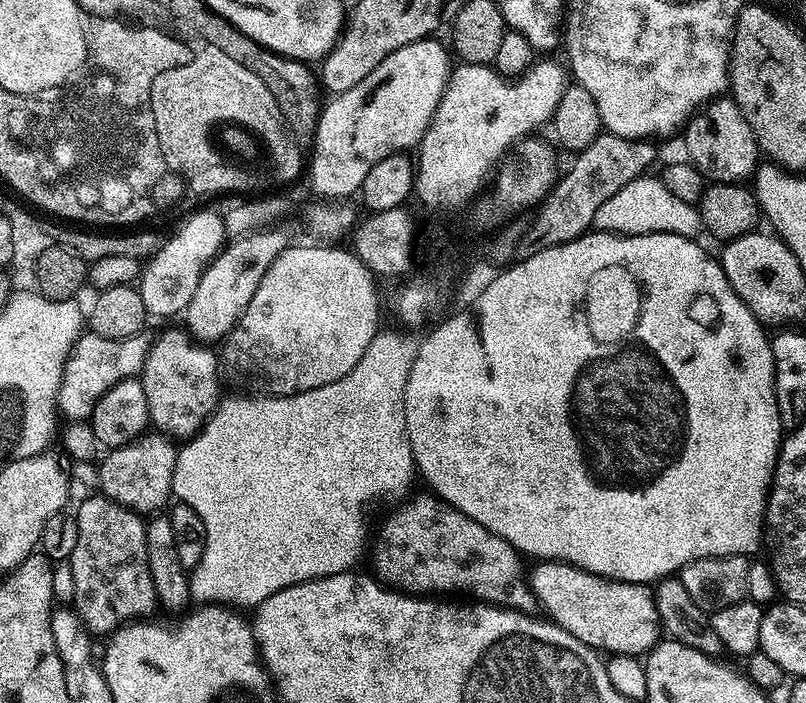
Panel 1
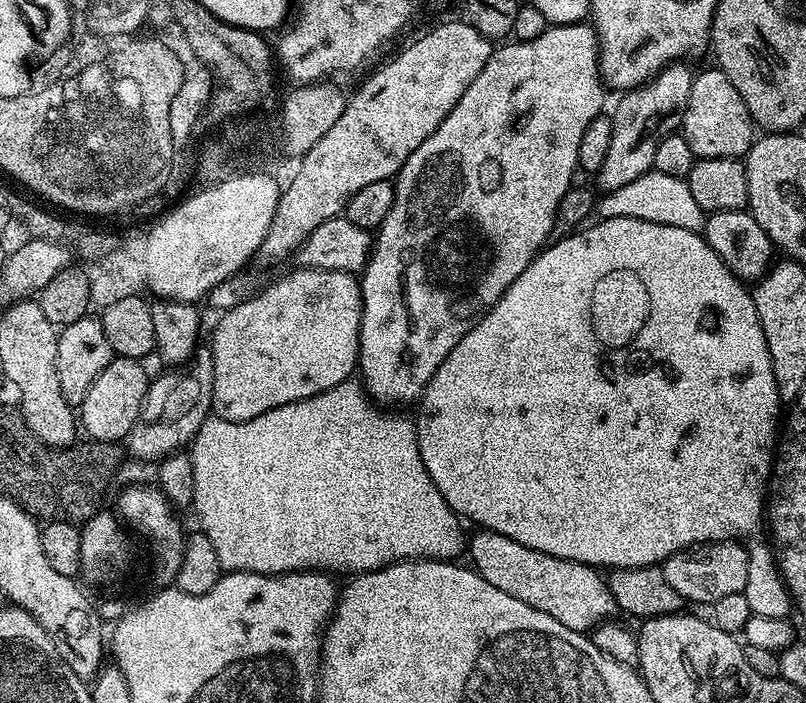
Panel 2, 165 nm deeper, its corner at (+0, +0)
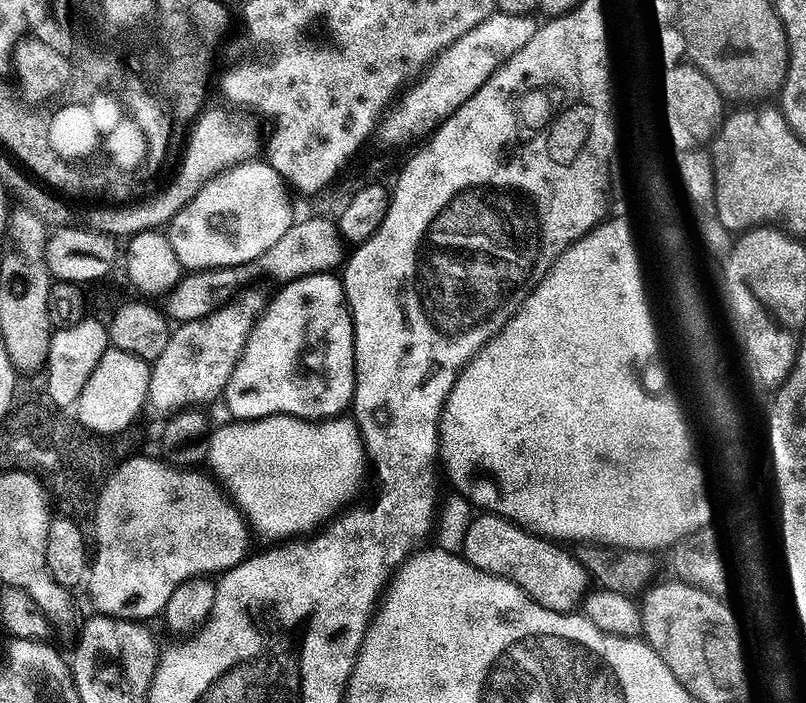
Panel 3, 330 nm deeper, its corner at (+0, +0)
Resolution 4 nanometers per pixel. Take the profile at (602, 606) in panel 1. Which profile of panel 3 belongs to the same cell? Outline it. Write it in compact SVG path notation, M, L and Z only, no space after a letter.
M480 514L472 519L466 530L462 556L473 568L482 572L489 572L491 576L500 576L506 580L511 580L535 604L540 604L542 607L555 612L571 613L575 609L572 607L575 604L577 607L578 601L589 587L587 584L590 584L590 577L581 561L579 564L574 557L567 556L560 548L563 547L557 546L547 539L537 538L533 533L521 528L520 525L512 523L511 520L504 520L501 516L491 514Z

